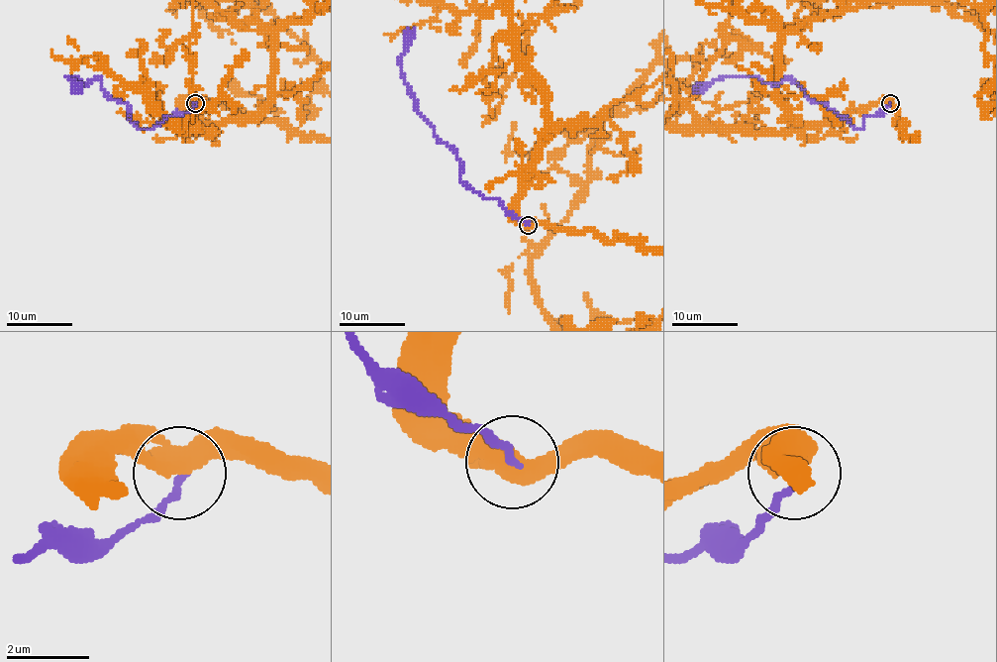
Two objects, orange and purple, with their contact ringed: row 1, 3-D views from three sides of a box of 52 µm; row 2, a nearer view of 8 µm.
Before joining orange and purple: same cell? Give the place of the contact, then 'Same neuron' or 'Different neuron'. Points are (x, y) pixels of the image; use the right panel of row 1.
Place: (890, 103). Different neuron

